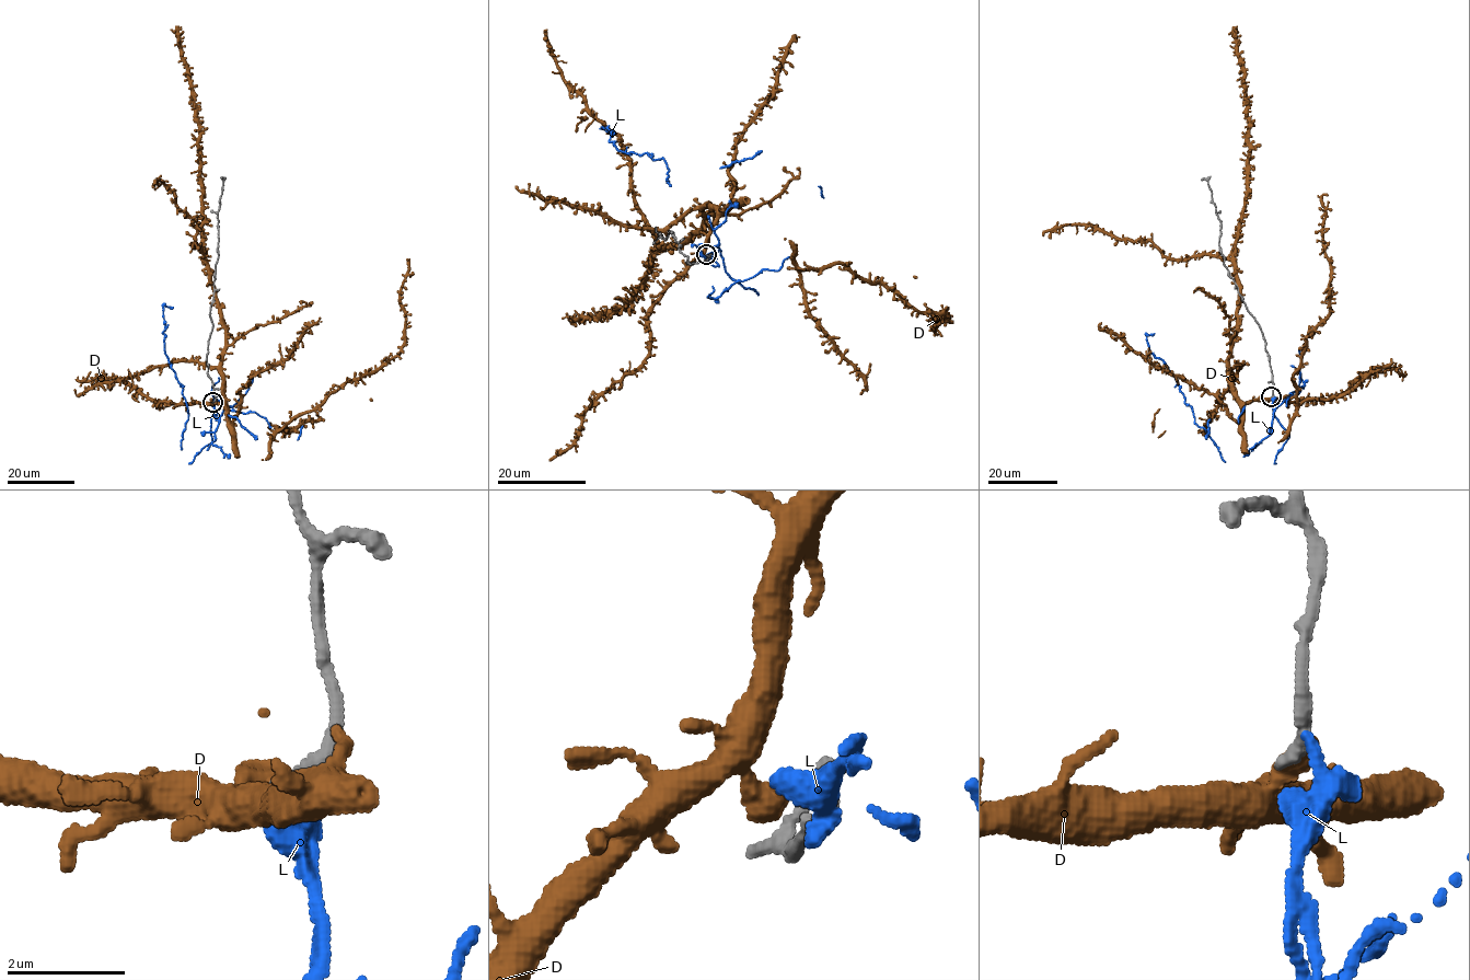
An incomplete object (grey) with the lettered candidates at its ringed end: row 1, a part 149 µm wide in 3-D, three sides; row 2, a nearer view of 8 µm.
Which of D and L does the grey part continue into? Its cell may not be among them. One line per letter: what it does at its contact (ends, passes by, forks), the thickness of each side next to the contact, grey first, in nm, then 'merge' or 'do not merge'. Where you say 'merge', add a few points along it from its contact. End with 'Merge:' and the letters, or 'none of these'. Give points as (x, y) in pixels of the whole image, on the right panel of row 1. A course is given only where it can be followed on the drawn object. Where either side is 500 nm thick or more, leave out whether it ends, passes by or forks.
D: it ends; calibres 220 and 440 nm; do not merge
L: it ends; calibres 280 and 220 nm; do not merge
Merge: none of these

